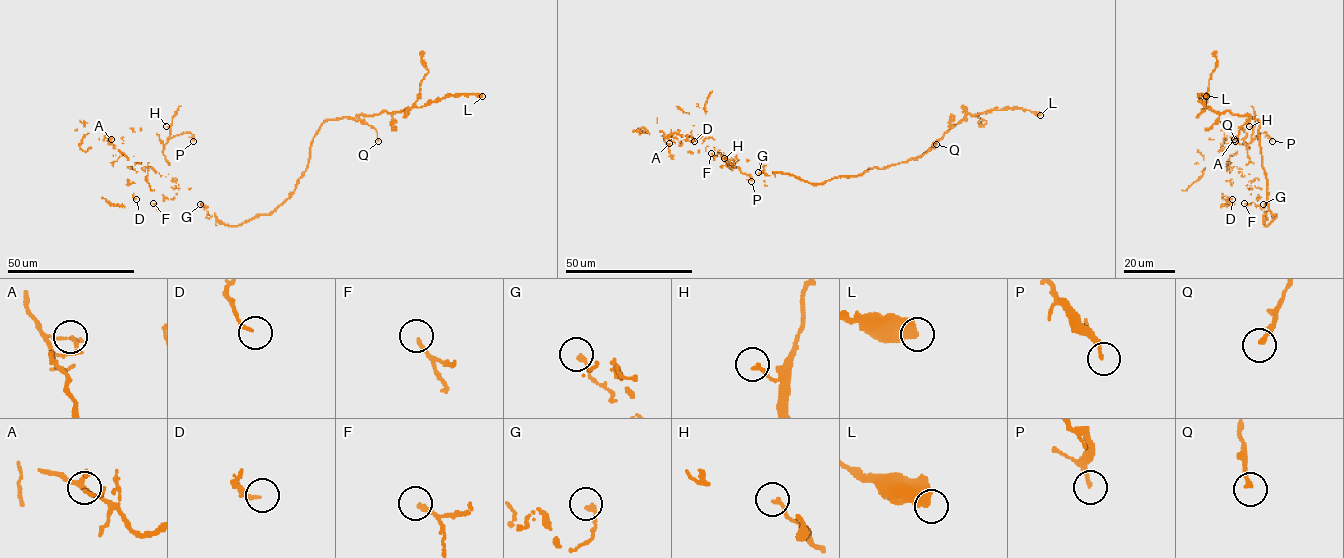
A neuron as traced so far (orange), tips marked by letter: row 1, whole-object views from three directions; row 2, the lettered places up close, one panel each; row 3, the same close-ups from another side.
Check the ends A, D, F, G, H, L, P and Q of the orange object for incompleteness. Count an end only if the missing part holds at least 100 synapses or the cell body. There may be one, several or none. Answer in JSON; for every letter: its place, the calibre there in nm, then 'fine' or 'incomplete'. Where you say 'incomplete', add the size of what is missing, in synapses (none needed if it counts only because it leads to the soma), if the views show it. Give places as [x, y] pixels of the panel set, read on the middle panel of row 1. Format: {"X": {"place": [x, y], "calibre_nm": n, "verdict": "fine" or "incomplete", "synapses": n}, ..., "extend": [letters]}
{"A": {"place": [669, 143], "calibre_nm": 150, "verdict": "fine"}, "D": {"place": [694, 141], "calibre_nm": 140, "verdict": "fine"}, "F": {"place": [711, 153], "calibre_nm": 170, "verdict": "fine"}, "G": {"place": [758, 172], "calibre_nm": 140, "verdict": "fine"}, "H": {"place": [724, 158], "calibre_nm": 150, "verdict": "fine"}, "L": {"place": [1040, 115], "calibre_nm": 650, "verdict": "fine"}, "P": {"place": [751, 181], "calibre_nm": 170, "verdict": "fine"}, "Q": {"place": [936, 144], "calibre_nm": 200, "verdict": "fine"}, "extend": []}

